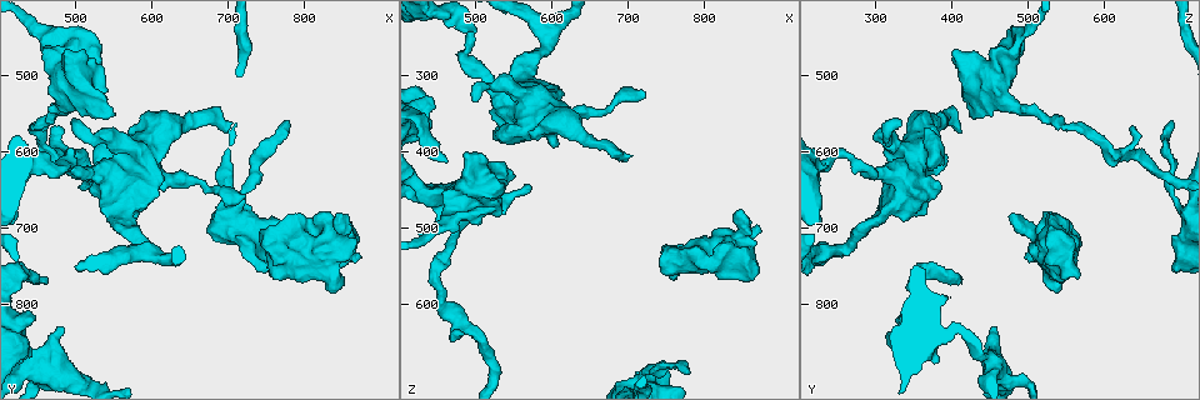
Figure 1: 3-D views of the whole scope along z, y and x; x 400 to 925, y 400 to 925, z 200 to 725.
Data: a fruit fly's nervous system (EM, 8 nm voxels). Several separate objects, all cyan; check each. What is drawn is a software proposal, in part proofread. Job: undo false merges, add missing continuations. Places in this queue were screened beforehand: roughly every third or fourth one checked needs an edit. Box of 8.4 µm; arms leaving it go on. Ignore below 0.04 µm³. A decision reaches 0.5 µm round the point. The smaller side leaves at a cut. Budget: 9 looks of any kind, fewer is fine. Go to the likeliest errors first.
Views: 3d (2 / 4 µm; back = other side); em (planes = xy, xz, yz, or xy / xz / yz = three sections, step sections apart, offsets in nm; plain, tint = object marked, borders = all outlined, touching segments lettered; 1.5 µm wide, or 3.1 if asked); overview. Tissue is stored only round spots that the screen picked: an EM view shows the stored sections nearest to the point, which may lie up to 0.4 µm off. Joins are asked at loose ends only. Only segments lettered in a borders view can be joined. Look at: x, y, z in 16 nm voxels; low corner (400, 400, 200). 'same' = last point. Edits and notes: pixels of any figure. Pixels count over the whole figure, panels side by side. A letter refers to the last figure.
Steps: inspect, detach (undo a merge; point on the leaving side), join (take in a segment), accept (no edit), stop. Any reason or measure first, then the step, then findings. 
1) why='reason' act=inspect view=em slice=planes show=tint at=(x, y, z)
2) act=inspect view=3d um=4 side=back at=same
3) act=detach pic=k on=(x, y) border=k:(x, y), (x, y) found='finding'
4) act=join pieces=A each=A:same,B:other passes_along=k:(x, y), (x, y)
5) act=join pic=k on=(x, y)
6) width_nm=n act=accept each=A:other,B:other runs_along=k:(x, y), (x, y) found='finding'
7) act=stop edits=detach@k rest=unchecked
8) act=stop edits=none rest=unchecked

why='free end' act=inspect view=em slice=planes show=borders at=(850, 685, 475)

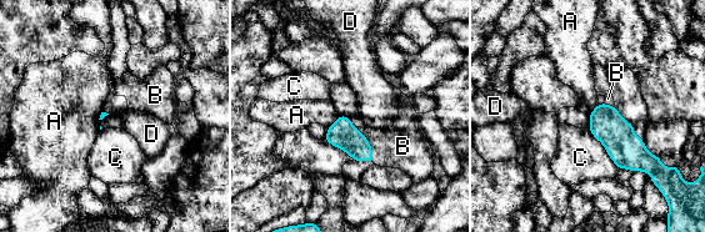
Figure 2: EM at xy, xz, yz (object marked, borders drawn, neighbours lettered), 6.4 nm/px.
act=join pieces=B each=A:other,B:same,C:other,D:other passes_along=2:(343, 134), (371, 151), (403, 146) found='the cell continues'

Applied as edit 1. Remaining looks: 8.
act=inspect view=em slice=planes show=borders at=(490, 600, 245)

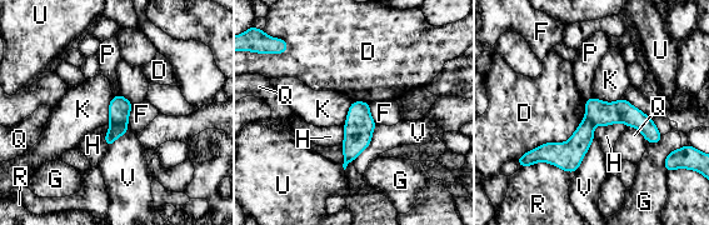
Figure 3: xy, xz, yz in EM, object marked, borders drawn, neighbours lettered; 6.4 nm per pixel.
act=detach pic=3 on=(115, 131) each=D:other,F:other,G:other,H:other,K:other,P:other,Q:other,R:other,U:other,V:other border=3:(110, 121), (126, 124) found='a second cell is stuck on'

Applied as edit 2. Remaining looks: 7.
why='see it whole again' act=inspect view=overview

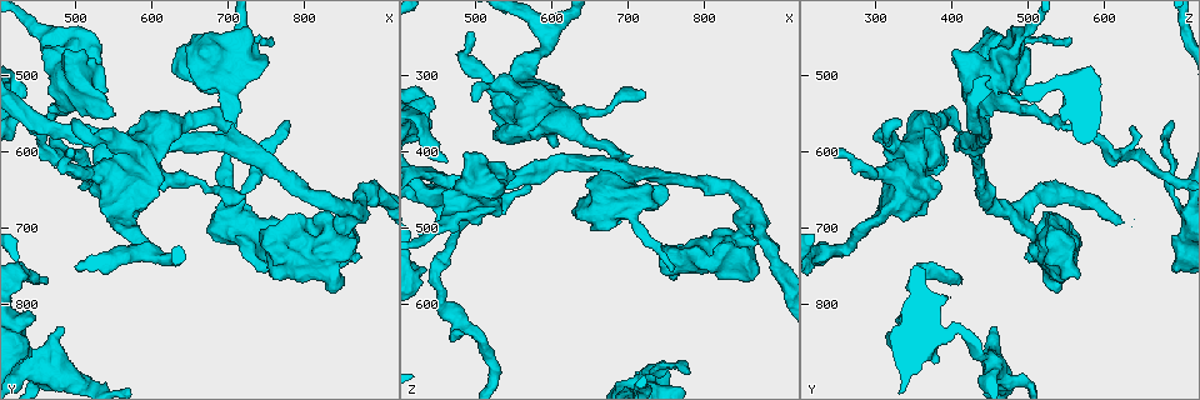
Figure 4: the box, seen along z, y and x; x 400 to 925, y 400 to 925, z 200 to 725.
why='thick end' act=inspect view=3d um=2 at=(480, 830, 455)

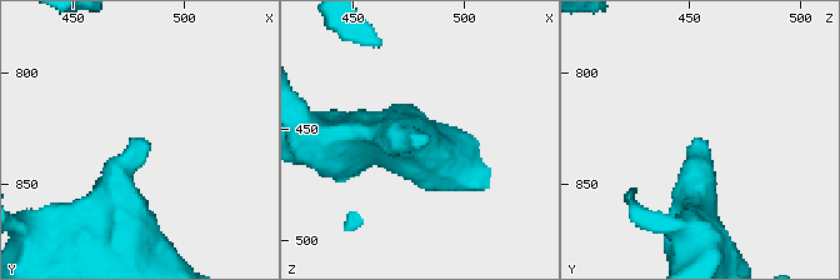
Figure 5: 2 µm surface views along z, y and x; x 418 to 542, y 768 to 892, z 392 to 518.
why='shape alone is not enough' act=inspect view=em slice=xz step=8 show=borders at=(482, 831, 454)

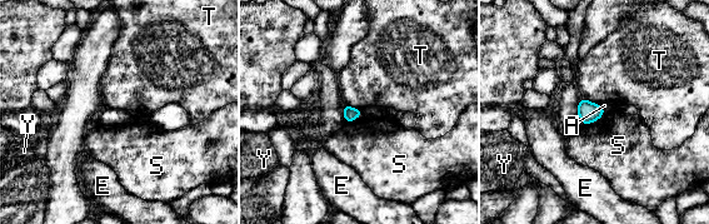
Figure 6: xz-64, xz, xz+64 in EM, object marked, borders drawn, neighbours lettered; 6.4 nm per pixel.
act=accept each=A:other,E:other,S:other,T:other,Y:other found='none of them fits'

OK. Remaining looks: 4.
why='branch stops here' act=inspect view=3d um=4 at=(640, 460, 445)

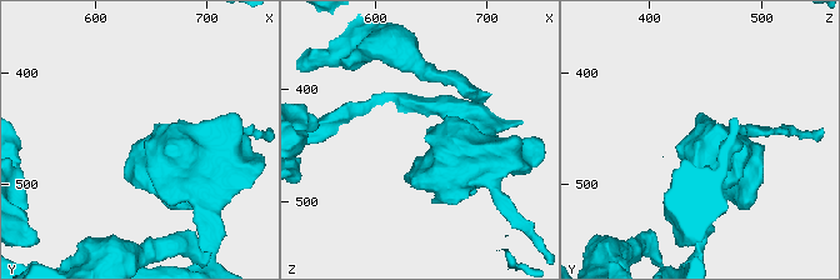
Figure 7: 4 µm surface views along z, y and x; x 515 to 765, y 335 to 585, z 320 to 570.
why='shape alone is not enough' act=inspect view=em slice=xy step=4 show=tint at=(644, 460, 442)

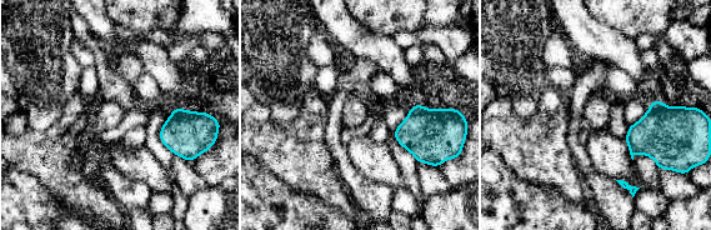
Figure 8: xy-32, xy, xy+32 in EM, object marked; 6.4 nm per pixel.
why='cut it another way' act=inspect view=em slice=planes show=borders at=same

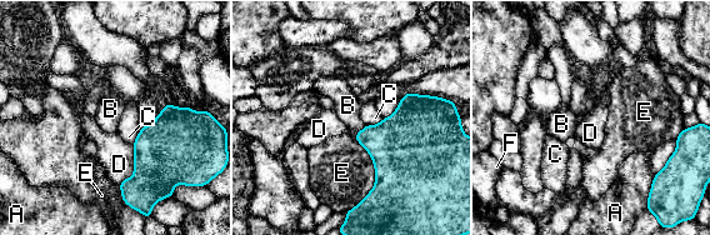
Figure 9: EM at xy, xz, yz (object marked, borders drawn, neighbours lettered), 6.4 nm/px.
act=accept each=A:other,B:other,C:other,D:other,E:other,F:other border=9:(365, 125), (353, 136) found='none of them fits'

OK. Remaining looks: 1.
act=stop edits=join@2,detach@3 rest=unchecked

